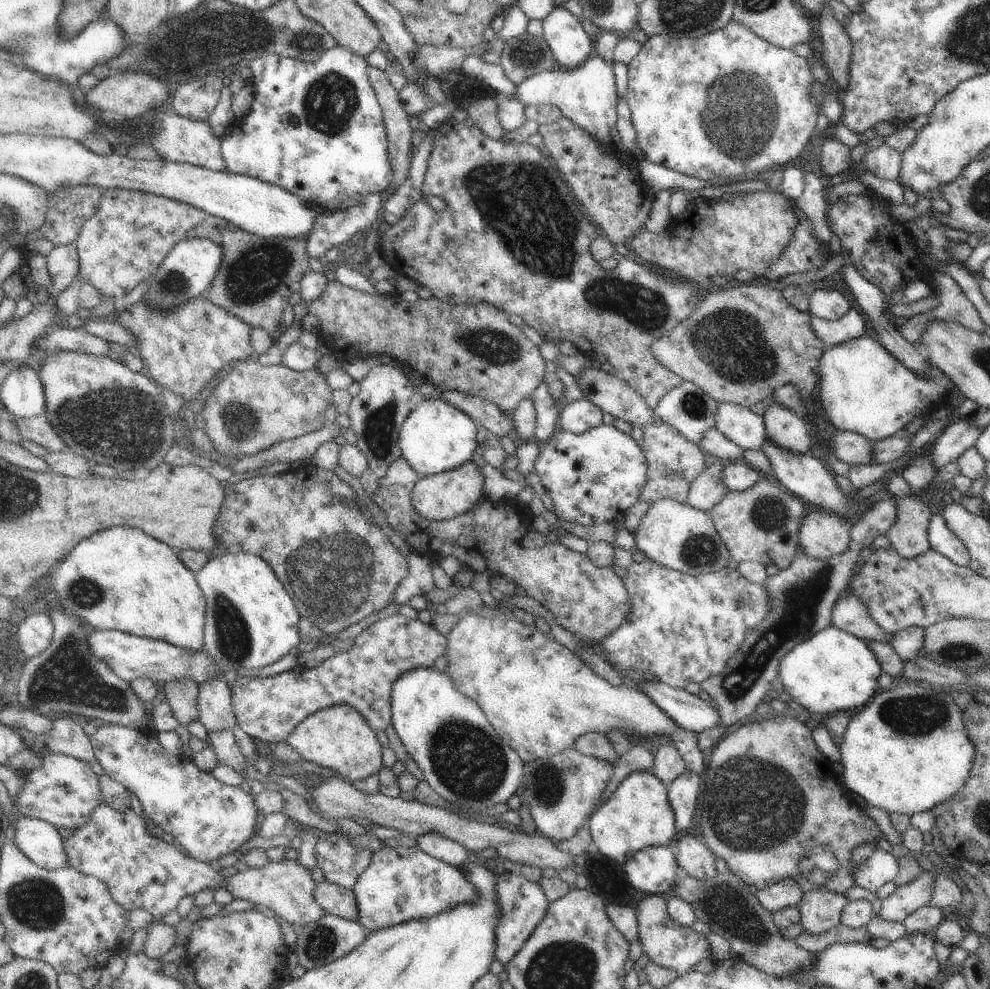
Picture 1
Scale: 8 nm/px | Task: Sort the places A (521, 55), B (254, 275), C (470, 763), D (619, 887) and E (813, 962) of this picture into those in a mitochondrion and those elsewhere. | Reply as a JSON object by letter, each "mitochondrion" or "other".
{"A":"mitochondrion","B":"mitochondrion","C":"mitochondrion","D":"other","E":"other"}

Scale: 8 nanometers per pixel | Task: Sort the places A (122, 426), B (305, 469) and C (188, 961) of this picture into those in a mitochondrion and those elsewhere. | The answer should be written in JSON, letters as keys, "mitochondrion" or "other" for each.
{"A":"mitochondrion","B":"other","C":"other"}

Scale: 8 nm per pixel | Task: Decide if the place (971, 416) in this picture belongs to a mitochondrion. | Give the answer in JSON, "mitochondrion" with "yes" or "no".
{"mitochondrion":"no"}

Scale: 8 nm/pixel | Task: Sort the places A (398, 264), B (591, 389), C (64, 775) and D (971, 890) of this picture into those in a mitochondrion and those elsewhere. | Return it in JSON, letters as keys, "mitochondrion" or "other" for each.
{"A":"other","B":"other","C":"other","D":"other"}

